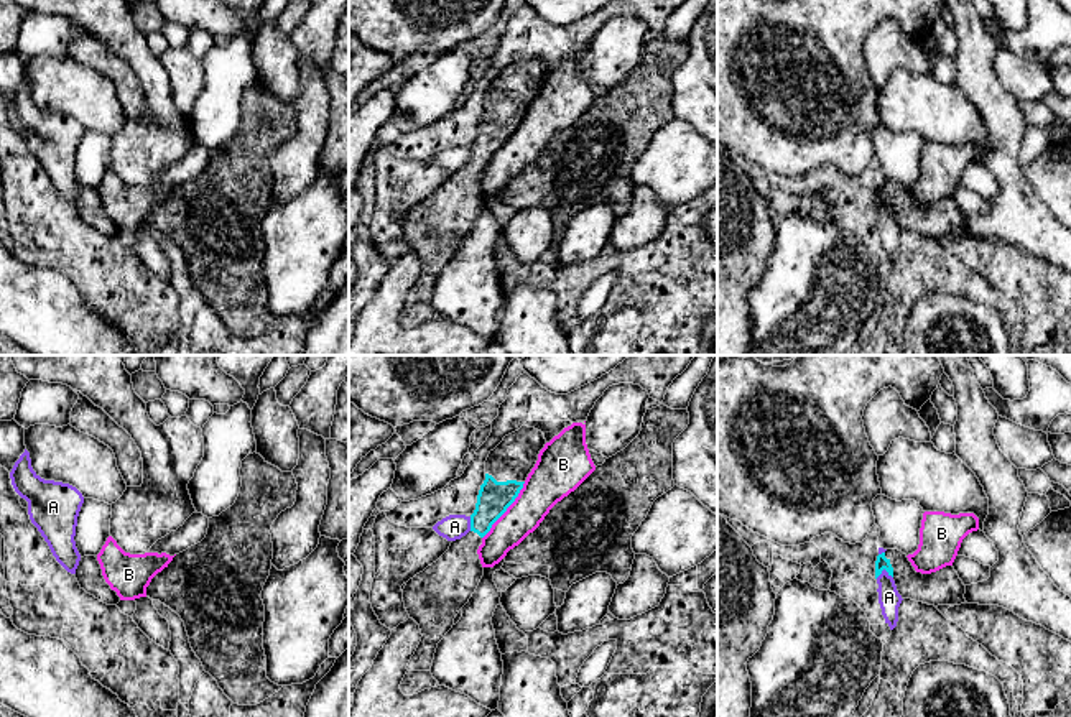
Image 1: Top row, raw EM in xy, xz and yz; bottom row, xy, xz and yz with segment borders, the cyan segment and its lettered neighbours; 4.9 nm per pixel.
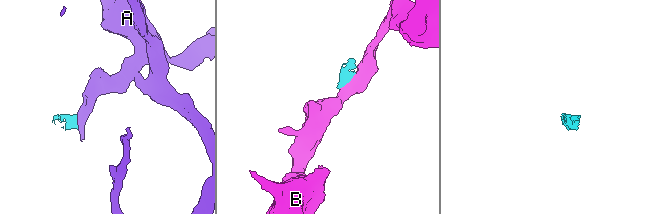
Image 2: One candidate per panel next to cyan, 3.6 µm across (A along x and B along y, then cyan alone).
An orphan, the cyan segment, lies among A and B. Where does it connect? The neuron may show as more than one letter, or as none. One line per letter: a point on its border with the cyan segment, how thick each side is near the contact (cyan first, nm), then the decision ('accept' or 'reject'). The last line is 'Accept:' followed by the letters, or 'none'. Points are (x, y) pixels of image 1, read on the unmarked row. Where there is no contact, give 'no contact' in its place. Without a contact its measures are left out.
A: yz (884, 199) | 70/110 nm | reject
B: xz (505, 142) | 160/200 nm | reject
Accept: none

